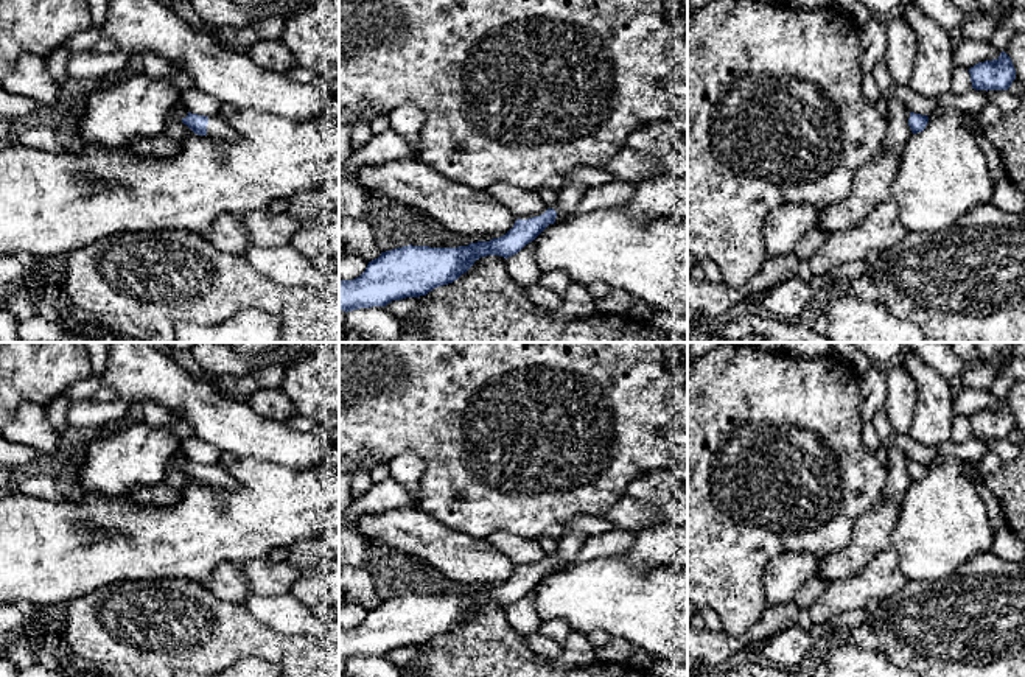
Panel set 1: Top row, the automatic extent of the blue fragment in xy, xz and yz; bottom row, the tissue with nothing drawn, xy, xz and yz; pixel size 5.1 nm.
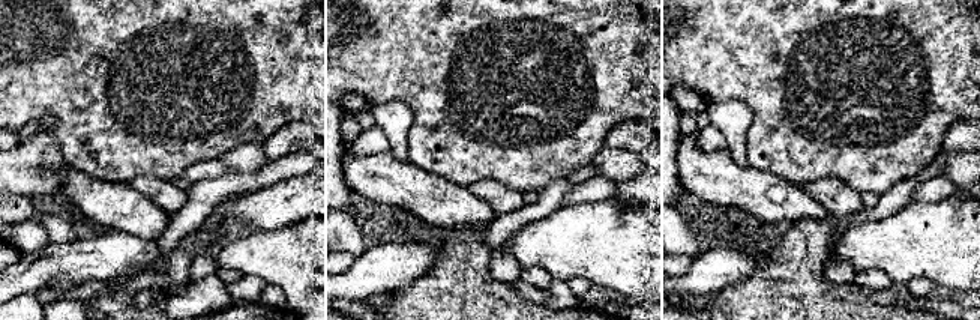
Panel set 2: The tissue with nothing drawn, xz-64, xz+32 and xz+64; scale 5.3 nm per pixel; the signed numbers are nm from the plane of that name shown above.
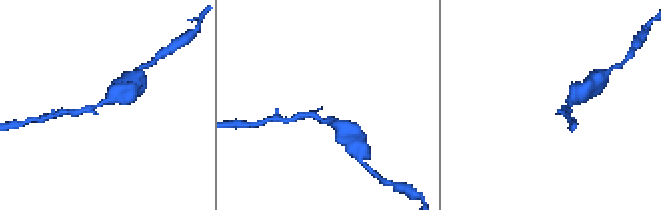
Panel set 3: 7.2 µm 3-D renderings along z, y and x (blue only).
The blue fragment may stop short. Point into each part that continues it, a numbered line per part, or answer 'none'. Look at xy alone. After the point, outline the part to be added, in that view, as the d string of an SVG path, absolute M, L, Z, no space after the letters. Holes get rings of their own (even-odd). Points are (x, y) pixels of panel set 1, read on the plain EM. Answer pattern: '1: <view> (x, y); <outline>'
1: xy (216, 477); M221 462L208 465L207 484L219 489L235 489L238 486Z

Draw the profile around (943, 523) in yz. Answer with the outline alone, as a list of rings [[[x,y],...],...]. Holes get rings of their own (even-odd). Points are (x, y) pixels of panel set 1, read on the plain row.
[[[939,454],[925,478],[899,498],[891,546],[907,581],[941,581],[975,556],[991,552],[995,529],[958,459]]]

